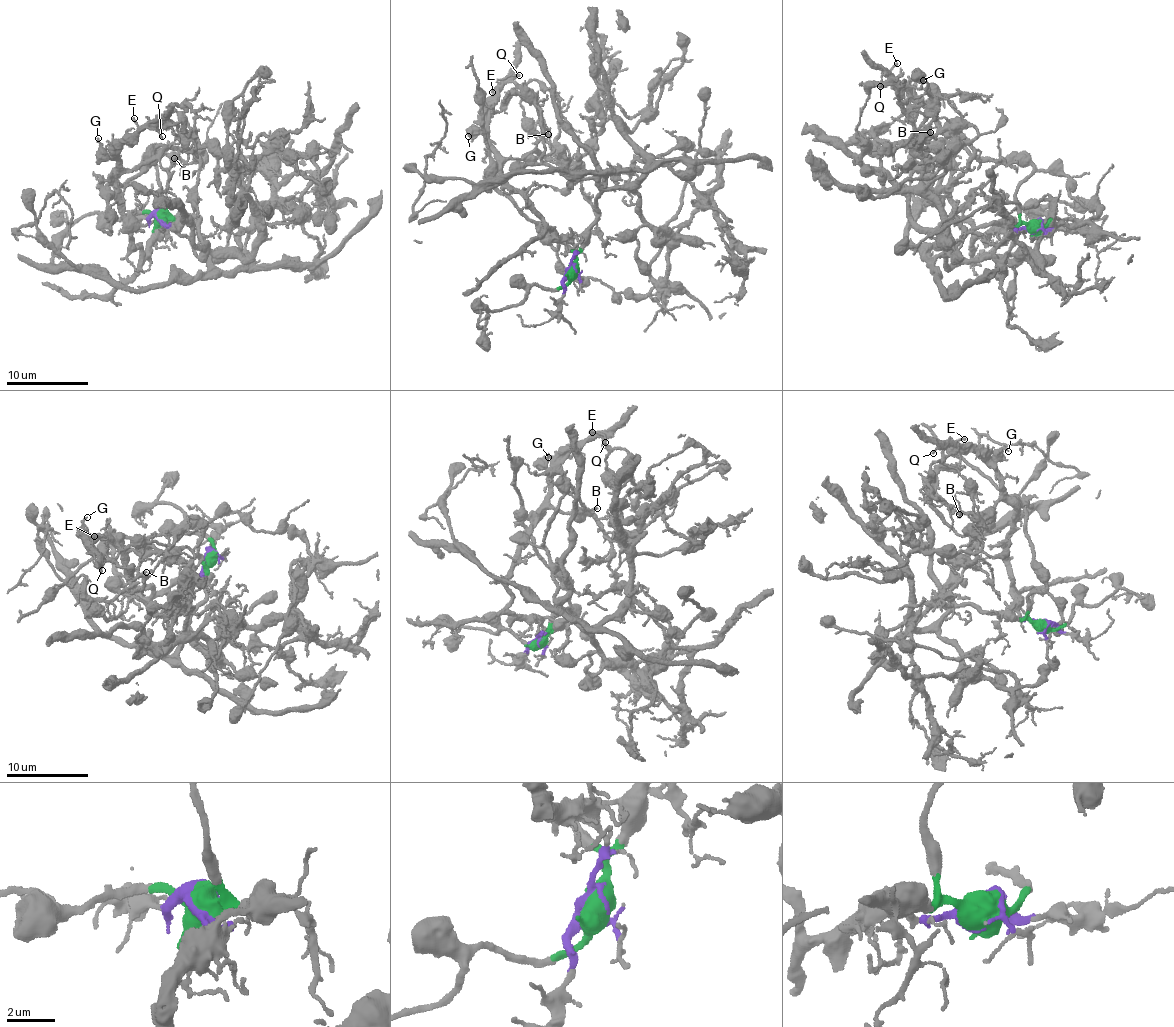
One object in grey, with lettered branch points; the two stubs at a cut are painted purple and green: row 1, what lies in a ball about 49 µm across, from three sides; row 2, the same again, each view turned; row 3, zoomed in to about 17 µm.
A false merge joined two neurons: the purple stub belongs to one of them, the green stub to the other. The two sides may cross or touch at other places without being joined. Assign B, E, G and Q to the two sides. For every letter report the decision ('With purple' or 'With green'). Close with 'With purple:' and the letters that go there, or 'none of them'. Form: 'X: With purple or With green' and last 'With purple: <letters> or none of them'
B: With green
E: With purple
G: With purple
Q: With purple
With purple: E, G, Q

